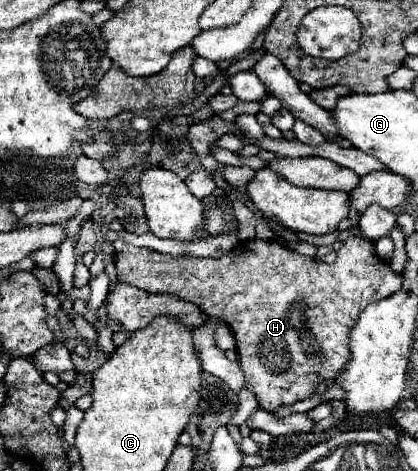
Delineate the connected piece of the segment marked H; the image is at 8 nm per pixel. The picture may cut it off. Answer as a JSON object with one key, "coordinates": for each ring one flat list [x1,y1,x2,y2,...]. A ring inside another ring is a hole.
{"coordinates":[[350,236,342,242,338,256,332,264,324,264,310,256,302,256,276,240,246,240,222,258,196,258,196,256,170,256,150,248,124,246,116,252,118,282,132,284,152,294,172,294,178,300,192,302,202,312,224,320,236,338,236,350,240,366,246,376,246,386,256,394,260,406,268,412,282,404,294,404,310,398,322,380,340,376,350,360,350,330,358,320,358,314,372,302,388,298,400,290,402,278,376,256,370,240]]}

